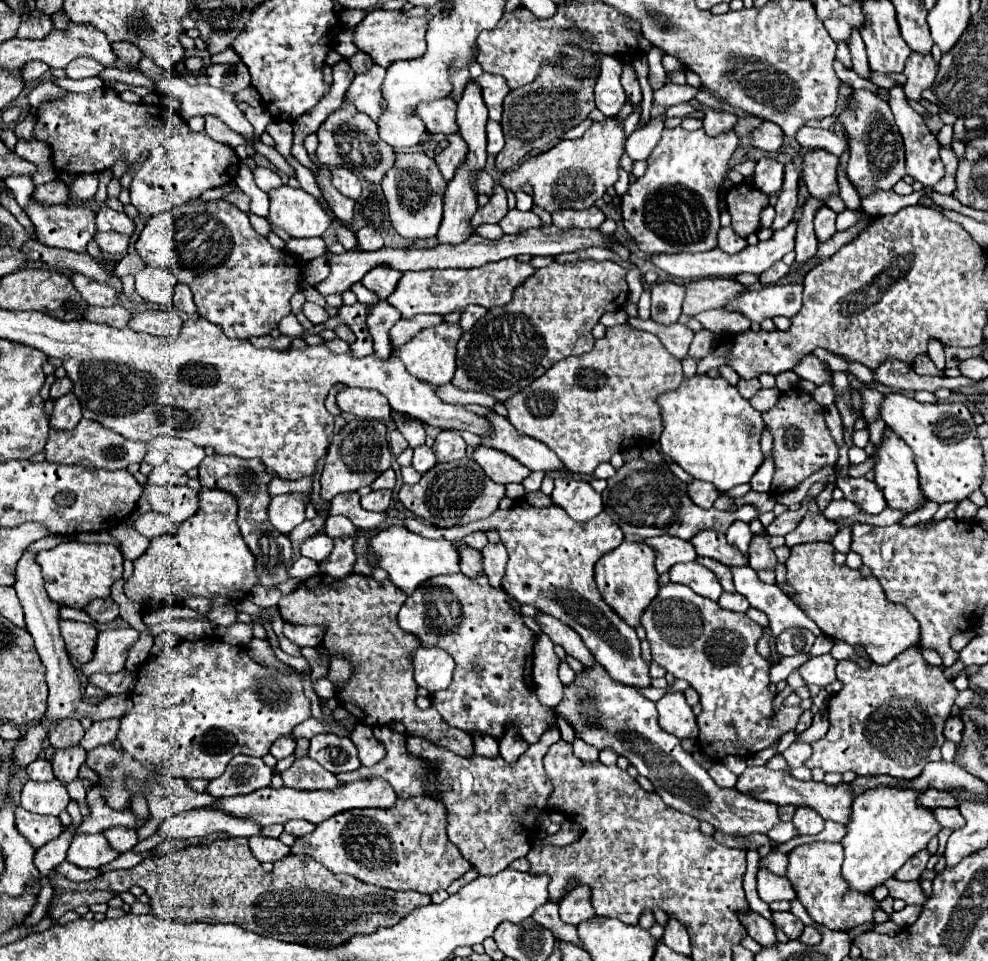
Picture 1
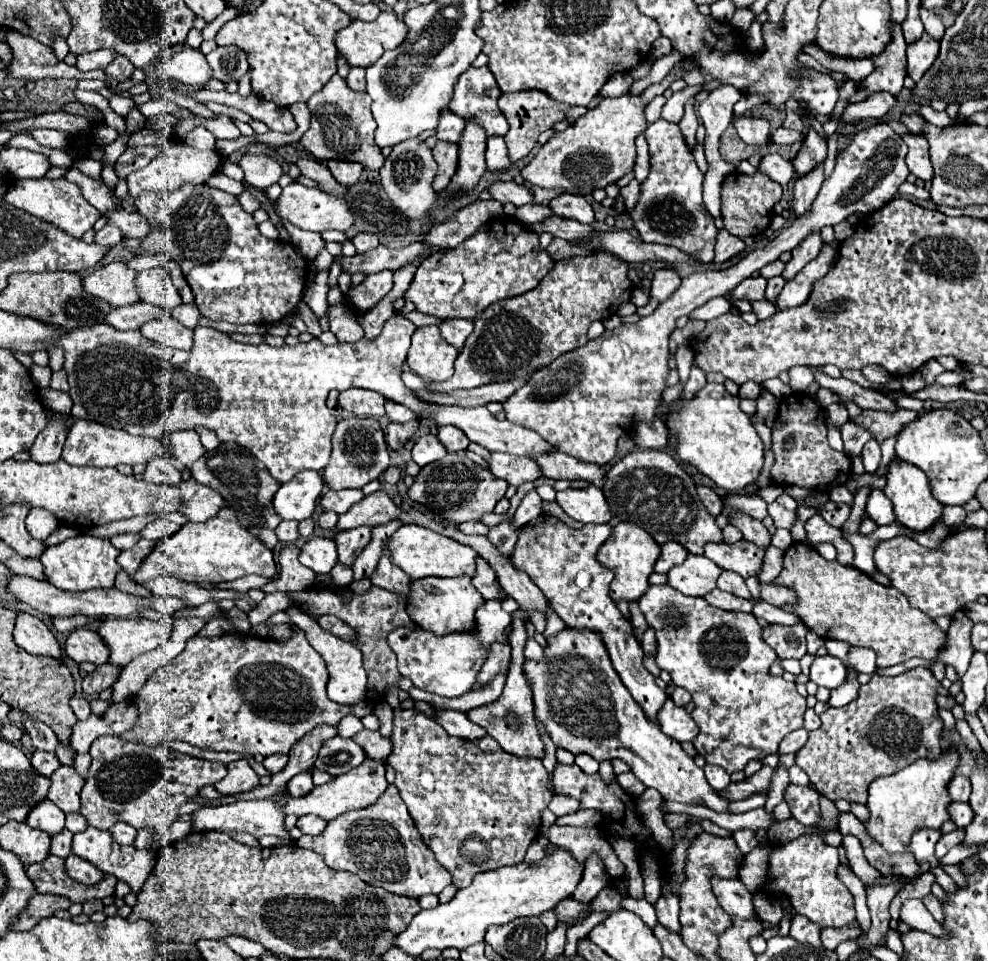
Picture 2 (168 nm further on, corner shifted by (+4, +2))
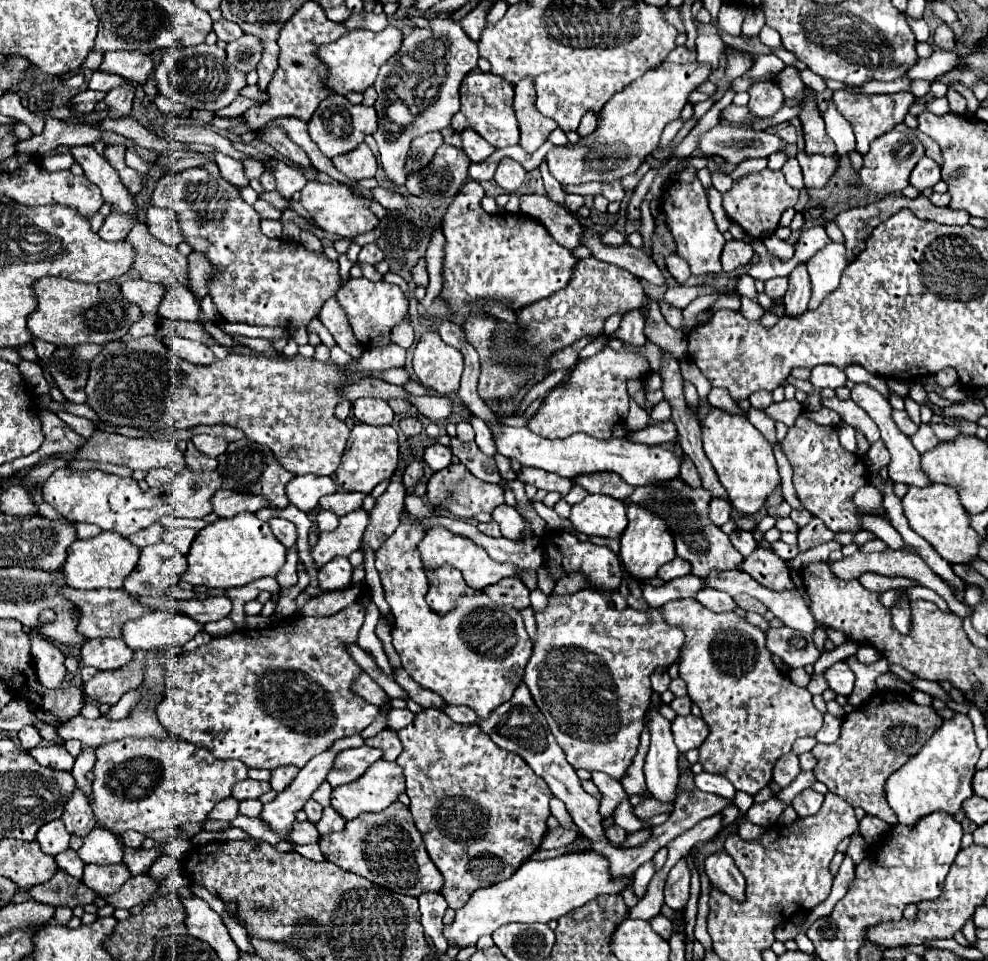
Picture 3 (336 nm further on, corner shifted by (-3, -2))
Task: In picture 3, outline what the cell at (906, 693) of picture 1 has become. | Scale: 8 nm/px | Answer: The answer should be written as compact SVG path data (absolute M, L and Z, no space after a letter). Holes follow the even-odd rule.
M877 694L863 708L847 714L835 744L817 744L813 748L819 760L815 776L829 792L841 796L851 806L861 806L867 814L895 826L897 816L885 802L885 780L919 752L941 722L943 718L939 718L931 706L919 706L899 694Z

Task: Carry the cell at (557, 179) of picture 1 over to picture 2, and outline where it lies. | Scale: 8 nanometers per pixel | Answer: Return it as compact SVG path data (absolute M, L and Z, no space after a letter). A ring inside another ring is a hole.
M624 94L620 98L604 98L596 108L588 110L564 132L556 132L540 152L522 168L520 176L532 186L562 188L576 196L590 196L596 188L606 188L632 172L636 146L634 138L646 130L644 102Z

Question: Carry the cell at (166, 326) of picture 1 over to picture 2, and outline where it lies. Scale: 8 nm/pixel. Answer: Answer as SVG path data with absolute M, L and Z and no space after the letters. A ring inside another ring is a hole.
M174 318L168 320L154 320L154 322L144 322L140 326L140 332L154 340L160 342L164 346L170 348L178 348L178 350L190 350L192 346L192 330L184 328L180 322L176 322Z

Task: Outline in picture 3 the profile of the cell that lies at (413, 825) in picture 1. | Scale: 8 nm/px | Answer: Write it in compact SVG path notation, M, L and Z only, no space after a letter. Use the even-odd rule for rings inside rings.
M393 802L383 812L361 814L355 820L349 820L341 832L321 836L319 846L325 860L383 888L389 888L391 892L419 896L423 892L441 890L443 876L439 870L435 870L435 864L425 850L421 832L413 824L409 808L401 802Z

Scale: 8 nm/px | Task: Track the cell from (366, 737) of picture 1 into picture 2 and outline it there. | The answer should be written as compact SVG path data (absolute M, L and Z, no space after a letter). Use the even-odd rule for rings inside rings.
M360 730L358 734L352 736L352 740L358 746L362 746L362 750L366 752L366 758L370 758L370 760L386 760L392 752L392 742L384 736L380 736L380 732Z

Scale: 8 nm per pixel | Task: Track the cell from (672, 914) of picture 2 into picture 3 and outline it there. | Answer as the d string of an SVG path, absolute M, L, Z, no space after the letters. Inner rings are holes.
M681 858L669 872L665 884L665 904L673 910L683 910L689 900L689 884L691 884L689 864L685 858Z

